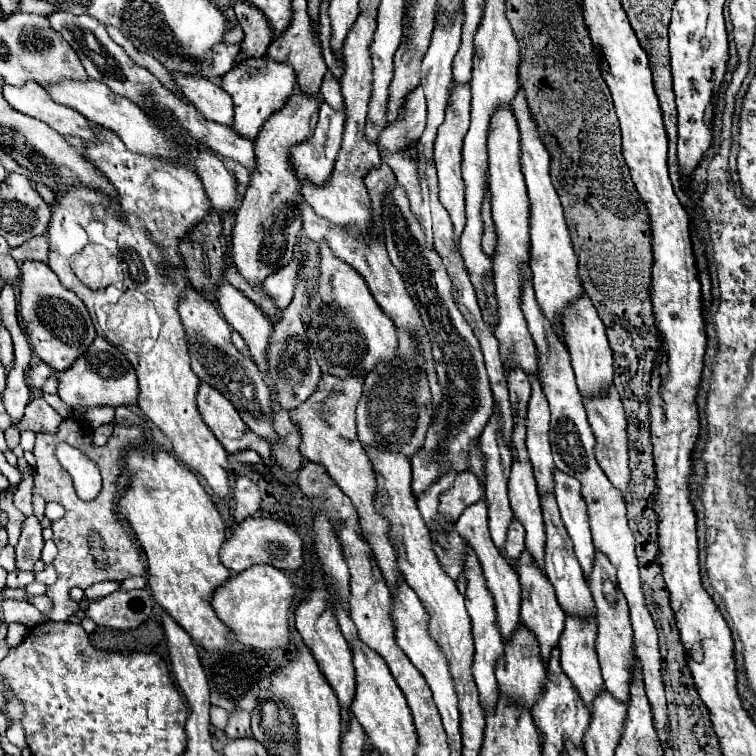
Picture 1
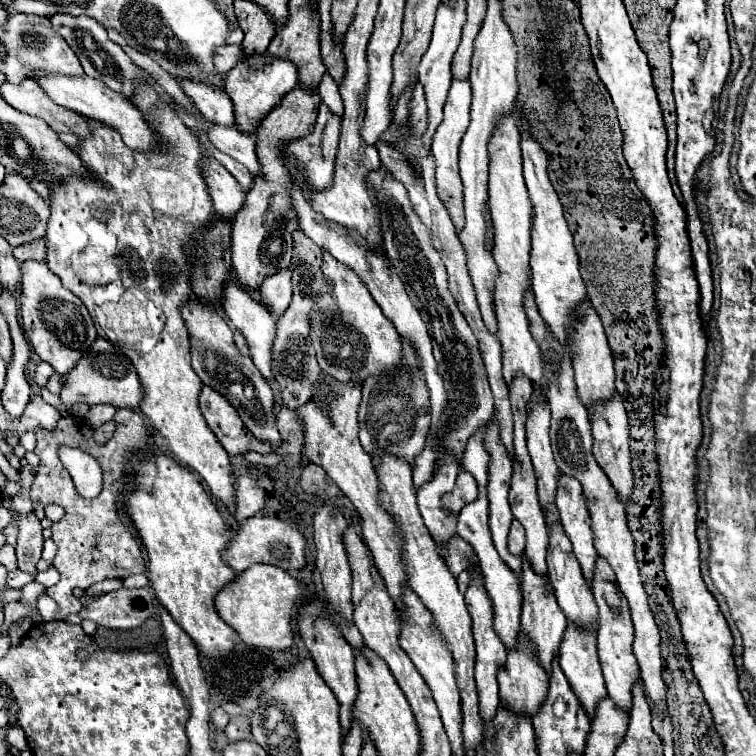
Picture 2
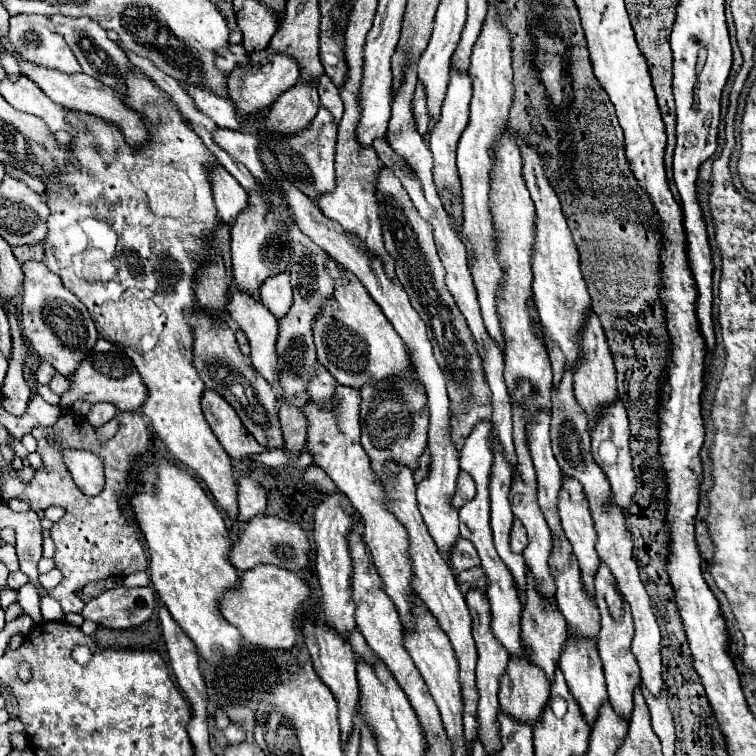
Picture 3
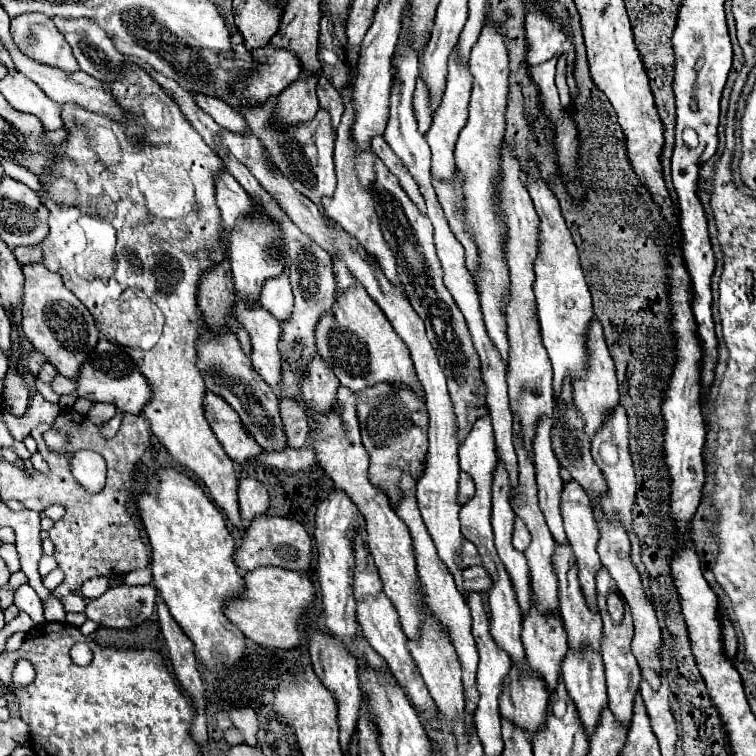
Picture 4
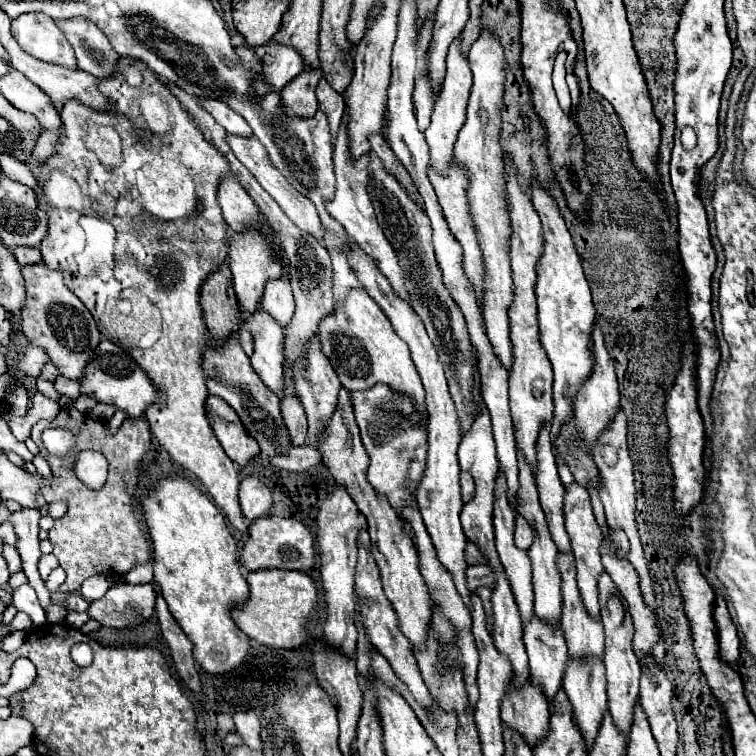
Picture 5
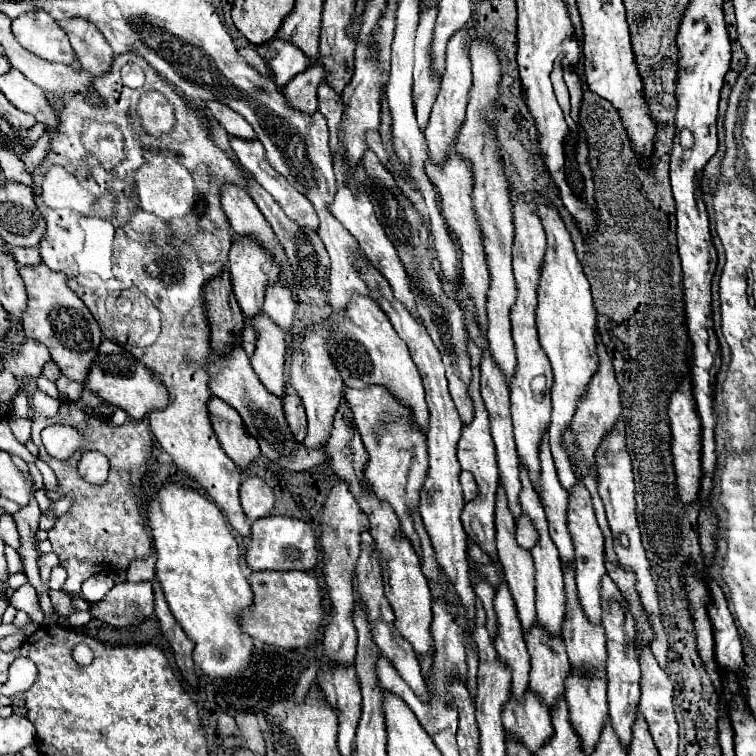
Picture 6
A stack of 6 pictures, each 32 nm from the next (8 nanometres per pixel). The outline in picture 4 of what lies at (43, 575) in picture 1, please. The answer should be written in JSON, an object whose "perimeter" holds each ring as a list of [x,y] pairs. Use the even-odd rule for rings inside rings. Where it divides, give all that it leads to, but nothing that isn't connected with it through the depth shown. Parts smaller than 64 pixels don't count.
{"perimeter":[[[56,568],[56,570],[52,570],[42,582],[44,582],[44,586],[46,586],[50,592],[54,592],[54,590],[58,588],[58,584],[62,584],[62,580],[64,580],[64,572],[62,572],[60,568]]]}

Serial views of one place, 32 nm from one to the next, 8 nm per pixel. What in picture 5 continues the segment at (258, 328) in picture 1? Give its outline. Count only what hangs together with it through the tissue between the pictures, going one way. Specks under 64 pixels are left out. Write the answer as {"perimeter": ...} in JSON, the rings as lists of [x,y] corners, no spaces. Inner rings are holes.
{"perimeter":[[[262,310],[244,316],[244,324],[248,324],[254,336],[252,368],[260,380],[280,396],[284,390],[284,330]]]}

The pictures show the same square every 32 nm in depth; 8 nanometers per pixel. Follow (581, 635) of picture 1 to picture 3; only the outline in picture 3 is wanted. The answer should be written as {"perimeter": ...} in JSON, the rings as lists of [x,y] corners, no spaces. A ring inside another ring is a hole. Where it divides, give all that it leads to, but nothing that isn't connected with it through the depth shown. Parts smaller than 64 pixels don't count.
{"perimeter":[[[566,644],[564,656],[560,658],[560,670],[586,724],[592,728],[600,706],[608,700],[598,650],[592,648],[592,644]]]}

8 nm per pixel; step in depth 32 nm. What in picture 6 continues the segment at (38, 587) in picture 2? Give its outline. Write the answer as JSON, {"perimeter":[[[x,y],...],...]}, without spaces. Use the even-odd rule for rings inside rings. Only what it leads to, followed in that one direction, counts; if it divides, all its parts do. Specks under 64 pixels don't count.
{"perimeter":[[[29,583],[21,586],[12,594],[10,604],[12,604],[16,610],[28,612],[30,618],[36,618],[36,620],[38,620],[38,618],[44,618],[44,616],[42,616],[42,610],[40,610],[40,606],[38,606],[38,594],[36,594],[34,586],[31,586]]]}

